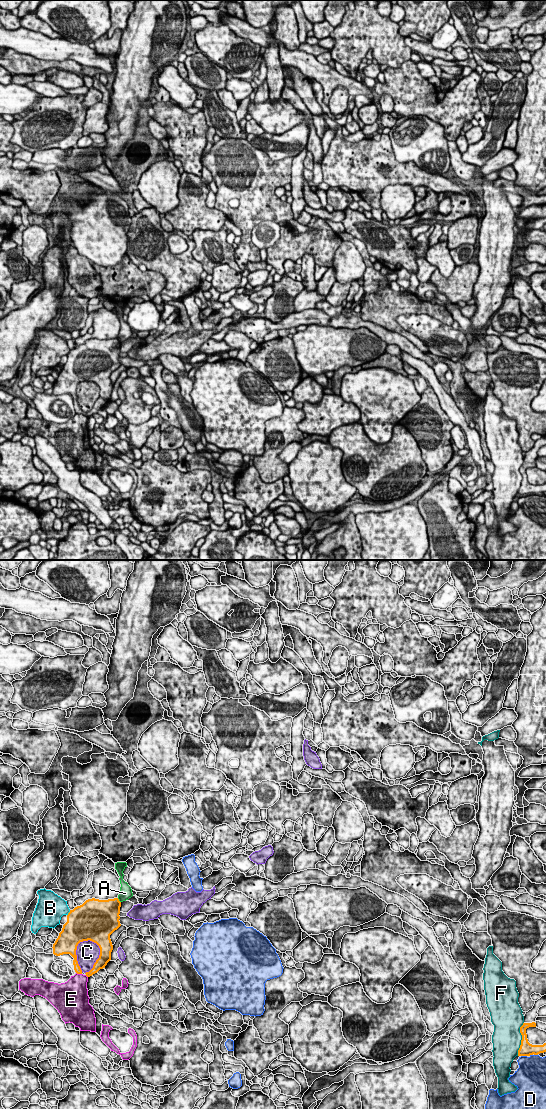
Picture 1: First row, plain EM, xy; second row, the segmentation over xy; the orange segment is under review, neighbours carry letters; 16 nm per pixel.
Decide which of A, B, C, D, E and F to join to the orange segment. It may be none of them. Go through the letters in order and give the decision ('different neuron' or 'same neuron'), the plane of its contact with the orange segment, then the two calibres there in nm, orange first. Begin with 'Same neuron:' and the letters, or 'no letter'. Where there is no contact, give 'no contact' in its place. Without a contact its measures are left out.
Same neuron: no letter
A: different neuron; meets orange in xy; 380 nm thick on the orange side, 200 nm on the other
B: different neuron; meets orange in xy; 480 nm thick on the orange side, 380 nm on the other
C: different neuron; meets orange in xy; 220 nm thick on the orange side, 360 nm on the other
D: different neuron; meets orange in xy; 220 nm thick on the orange side, 400 nm on the other
E: different neuron; meets orange in xy; 100 nm thick on the orange side, 360 nm on the other
F: different neuron; meets orange in xy; 220 nm thick on the orange side, 460 nm on the other

